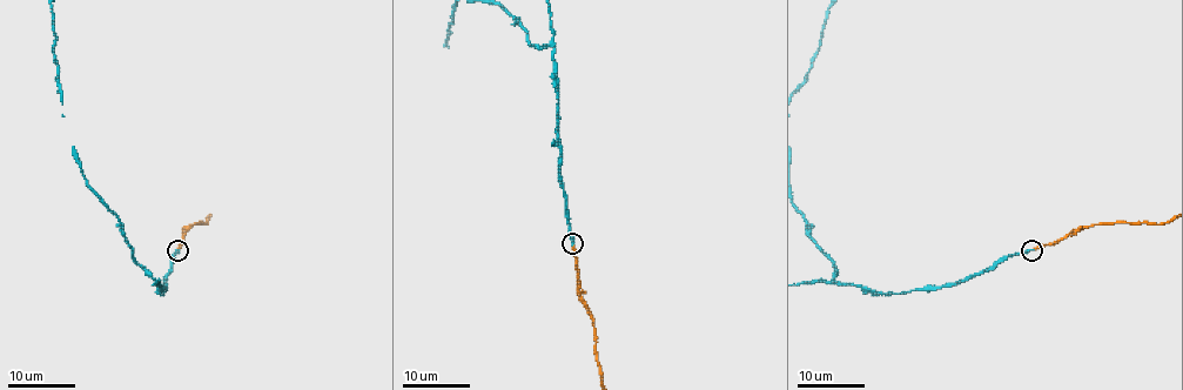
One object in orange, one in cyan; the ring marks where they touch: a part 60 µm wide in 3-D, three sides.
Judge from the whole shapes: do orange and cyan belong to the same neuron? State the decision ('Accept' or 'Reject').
Accept

